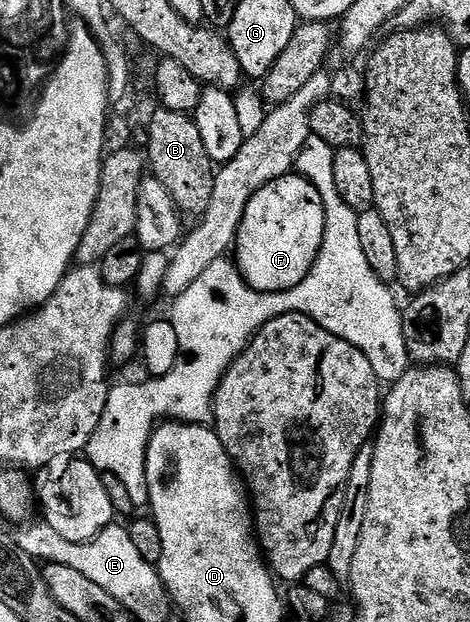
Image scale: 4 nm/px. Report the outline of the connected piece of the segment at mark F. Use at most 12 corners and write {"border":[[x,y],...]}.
{"border":[[292,172],[249,200],[233,261],[254,290],[305,280],[321,192]]}

